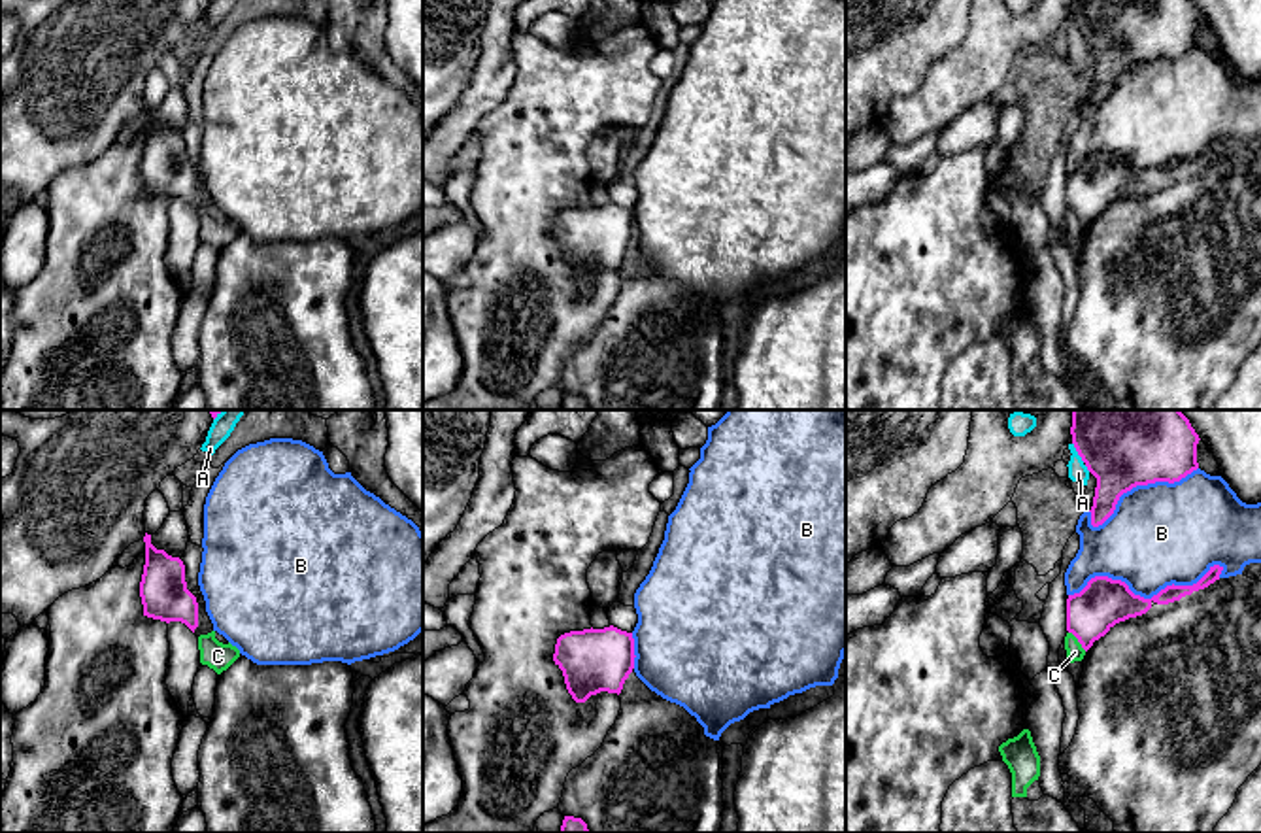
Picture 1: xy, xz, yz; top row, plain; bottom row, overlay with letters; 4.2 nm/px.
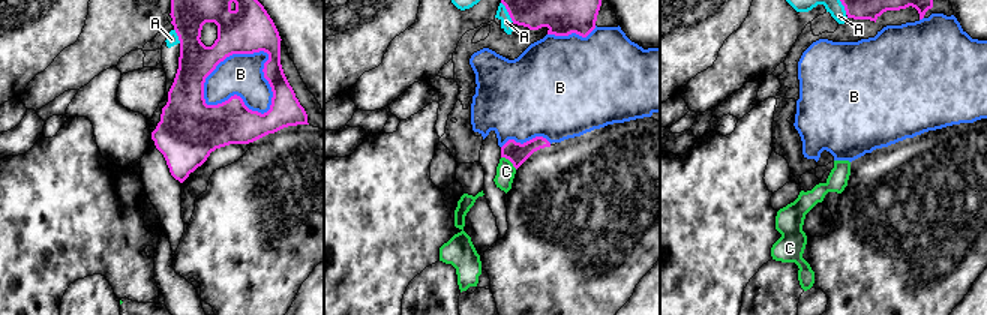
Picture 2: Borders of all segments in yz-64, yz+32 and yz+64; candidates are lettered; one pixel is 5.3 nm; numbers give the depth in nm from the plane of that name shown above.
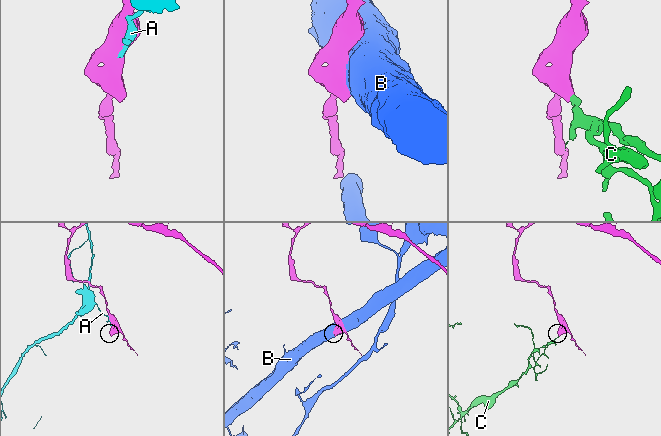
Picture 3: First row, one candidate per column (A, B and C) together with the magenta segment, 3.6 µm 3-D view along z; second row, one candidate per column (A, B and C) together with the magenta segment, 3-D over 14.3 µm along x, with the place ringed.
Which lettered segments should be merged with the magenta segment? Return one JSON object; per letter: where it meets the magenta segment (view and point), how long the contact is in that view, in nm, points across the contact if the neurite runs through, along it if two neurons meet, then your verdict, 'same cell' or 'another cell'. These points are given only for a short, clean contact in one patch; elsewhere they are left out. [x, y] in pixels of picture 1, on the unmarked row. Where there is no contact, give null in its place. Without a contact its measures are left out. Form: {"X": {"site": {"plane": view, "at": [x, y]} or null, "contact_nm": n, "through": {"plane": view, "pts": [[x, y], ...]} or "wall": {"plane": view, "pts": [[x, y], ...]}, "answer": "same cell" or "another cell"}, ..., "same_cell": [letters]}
{"A": {"site": {"plane": "yz", "at": [1076, 27]}, "contact_nm": 100, "answer": "another cell"}, "B": {"site": {"plane": "yz", "at": [1146, 176]}, "contact_nm": 650, "answer": "another cell"}, "C": {"site": {"plane": "yz", "at": [1078, 218]}, "contact_nm": 120, "wall": {"plane": "yz", "pts": [[1069, 208], [1086, 227]]}, "answer": "another cell"}, "same_cell": []}

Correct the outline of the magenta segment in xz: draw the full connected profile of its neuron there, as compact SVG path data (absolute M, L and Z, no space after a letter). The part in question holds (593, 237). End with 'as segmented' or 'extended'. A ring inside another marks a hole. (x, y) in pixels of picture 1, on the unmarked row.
M614 202L564 210L553 230L576 280L585 280L600 268L619 272L634 246L634 234L632 210Z; as segmented

